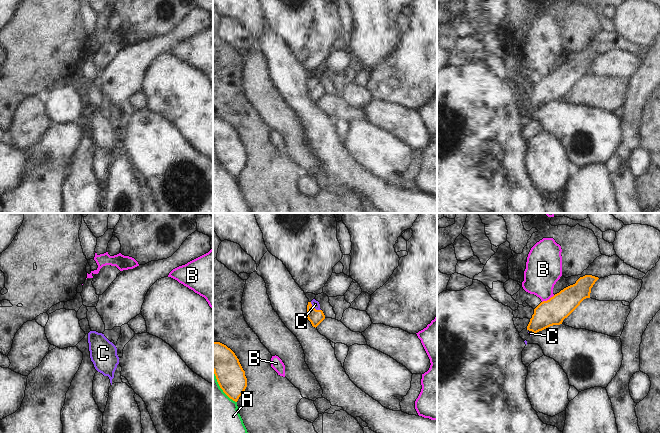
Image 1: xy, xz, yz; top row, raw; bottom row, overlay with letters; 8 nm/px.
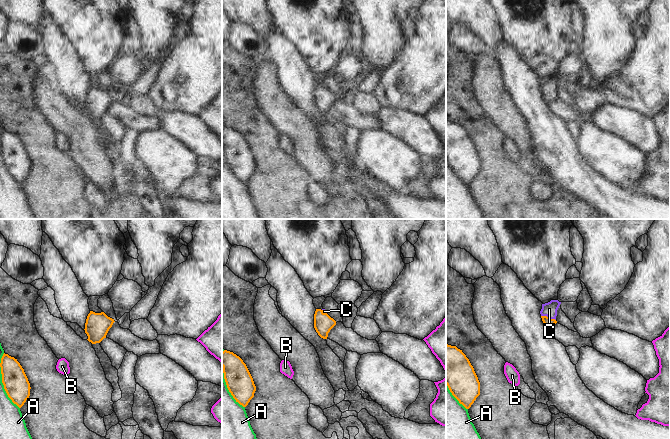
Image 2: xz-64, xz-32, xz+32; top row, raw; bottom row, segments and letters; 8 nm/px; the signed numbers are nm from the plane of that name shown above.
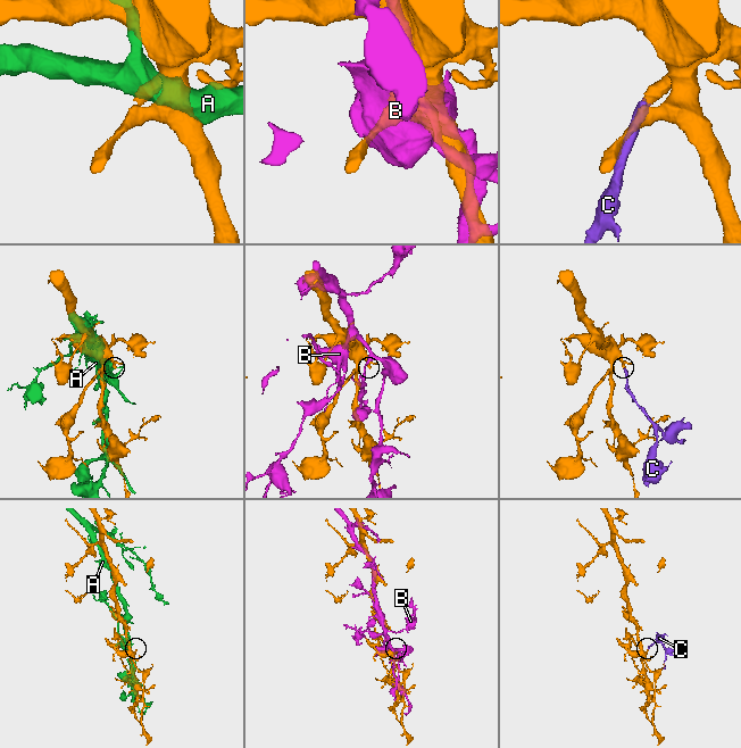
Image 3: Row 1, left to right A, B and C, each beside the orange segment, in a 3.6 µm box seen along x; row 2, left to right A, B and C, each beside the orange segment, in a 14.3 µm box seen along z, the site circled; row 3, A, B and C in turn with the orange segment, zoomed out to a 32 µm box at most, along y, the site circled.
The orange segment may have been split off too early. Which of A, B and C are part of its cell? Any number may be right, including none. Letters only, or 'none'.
C

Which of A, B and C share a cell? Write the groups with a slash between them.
A / B / C

